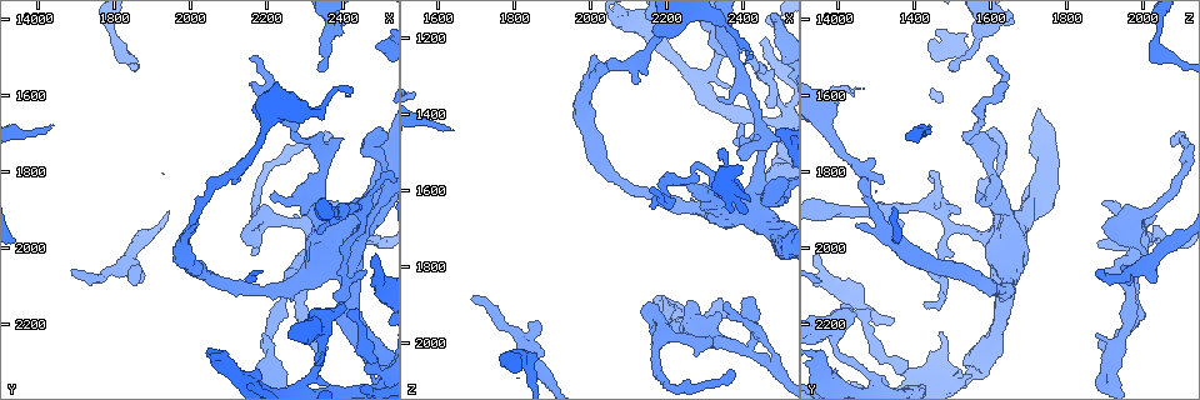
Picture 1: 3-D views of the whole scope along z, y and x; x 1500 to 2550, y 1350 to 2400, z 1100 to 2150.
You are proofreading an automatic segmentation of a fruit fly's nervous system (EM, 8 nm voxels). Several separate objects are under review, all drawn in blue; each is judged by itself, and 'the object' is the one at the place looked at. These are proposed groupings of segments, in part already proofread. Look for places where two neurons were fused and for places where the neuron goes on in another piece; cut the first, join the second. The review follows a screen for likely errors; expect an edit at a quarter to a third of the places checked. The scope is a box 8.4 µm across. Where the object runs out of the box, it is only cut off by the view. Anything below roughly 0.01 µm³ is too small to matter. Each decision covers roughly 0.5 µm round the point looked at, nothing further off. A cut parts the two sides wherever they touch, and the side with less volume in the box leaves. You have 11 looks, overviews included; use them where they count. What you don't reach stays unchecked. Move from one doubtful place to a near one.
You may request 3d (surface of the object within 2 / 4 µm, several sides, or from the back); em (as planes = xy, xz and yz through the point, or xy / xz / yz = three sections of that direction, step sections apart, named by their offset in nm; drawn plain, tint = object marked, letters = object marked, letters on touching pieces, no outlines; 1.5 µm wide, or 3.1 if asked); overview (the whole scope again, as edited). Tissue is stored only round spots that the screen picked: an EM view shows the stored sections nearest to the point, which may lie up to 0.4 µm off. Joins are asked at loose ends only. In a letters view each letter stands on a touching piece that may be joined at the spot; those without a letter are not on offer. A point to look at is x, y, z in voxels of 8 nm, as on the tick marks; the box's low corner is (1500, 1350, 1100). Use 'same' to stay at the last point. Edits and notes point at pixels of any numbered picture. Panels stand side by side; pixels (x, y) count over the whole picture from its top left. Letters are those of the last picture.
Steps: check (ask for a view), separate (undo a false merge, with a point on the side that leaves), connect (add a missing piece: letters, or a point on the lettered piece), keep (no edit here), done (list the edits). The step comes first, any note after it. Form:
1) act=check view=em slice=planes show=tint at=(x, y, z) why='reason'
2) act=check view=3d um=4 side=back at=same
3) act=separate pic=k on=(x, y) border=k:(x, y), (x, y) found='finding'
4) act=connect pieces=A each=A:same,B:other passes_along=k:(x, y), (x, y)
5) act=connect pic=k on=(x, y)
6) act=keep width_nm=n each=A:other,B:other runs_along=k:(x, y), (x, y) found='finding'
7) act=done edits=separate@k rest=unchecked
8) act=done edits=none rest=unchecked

act=check view=em slice=planes show=tint at=(2330, 2220, 1180) why='thick turns thin'

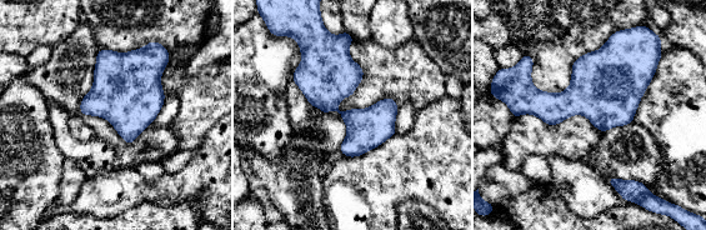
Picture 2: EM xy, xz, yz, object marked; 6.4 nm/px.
act=check view=em slice=planes show=letters at=same why='what lies round it'

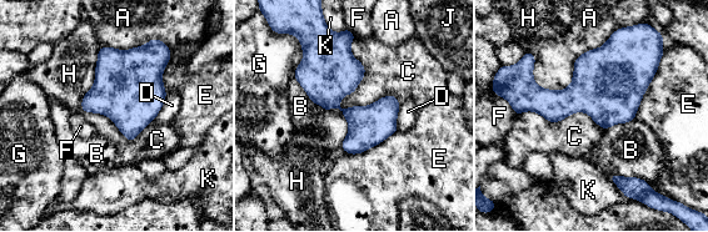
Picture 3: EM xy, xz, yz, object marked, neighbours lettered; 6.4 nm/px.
act=keep longest_contact=A:750nm each=A:other,B:other,C:other,D:other,E:other,F:other,G:other,H:other,J:other,K:other border=3:(354, 36), (399, 105) found='one neuron here'

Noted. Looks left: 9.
act=check view=3d um=4 side=back at=(2250, 2100, 1645) why='calibre changes'

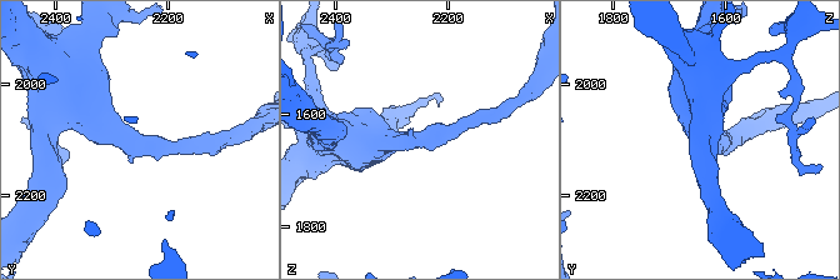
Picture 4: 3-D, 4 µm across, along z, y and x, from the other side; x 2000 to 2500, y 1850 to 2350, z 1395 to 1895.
act=check view=em slice=xz step=4 show=letters at=(2255, 2105, 1645) why='shape alone is not enough'

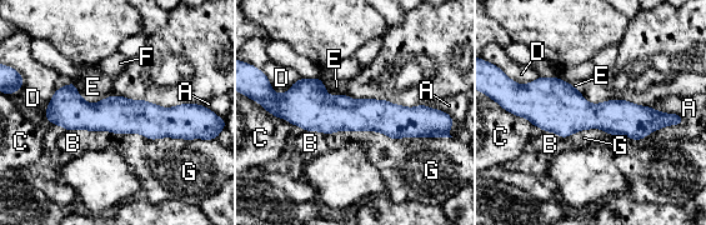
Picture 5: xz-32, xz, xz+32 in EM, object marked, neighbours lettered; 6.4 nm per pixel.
act=keep each=A:other,B:other,C:other,D:other,E:other,F:other,G:other border=5:(199, 138), (156, 138), (151, 140) found='continuous, no second neuron'

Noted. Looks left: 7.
act=check view=3d um=4 at=(2160, 1510, 1595) why='end of a long branch'

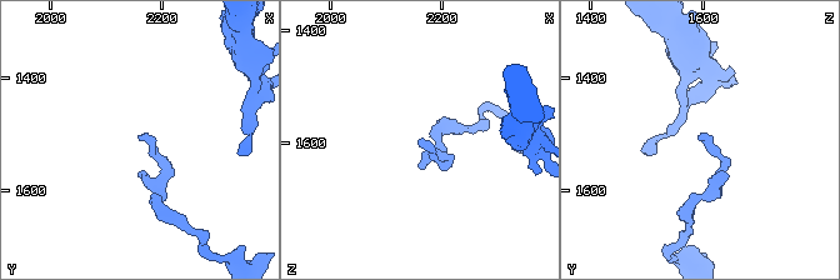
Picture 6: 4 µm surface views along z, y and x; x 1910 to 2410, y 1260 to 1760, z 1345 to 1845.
act=check view=em slice=planes show=letters at=(2155, 1505, 1595)

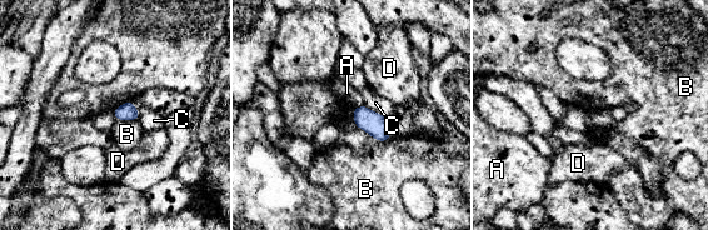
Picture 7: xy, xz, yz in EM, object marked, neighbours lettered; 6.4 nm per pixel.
act=keep width_nm=110 each=A:other,B:other,C:other,D:other border=7:(116, 119), (136, 120) found='no lettered piece goes on from it'

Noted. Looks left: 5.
act=check view=3d um=2 at=(2420, 1585, 1250) why='end of a long branch'

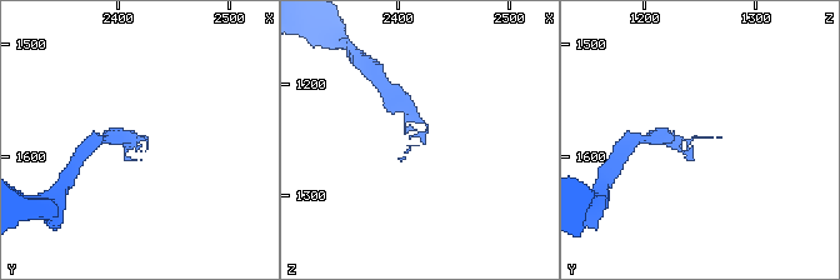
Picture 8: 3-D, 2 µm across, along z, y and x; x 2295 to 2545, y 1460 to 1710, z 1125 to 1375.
act=check view=em slice=planes show=letters at=(2426, 1582, 1246)

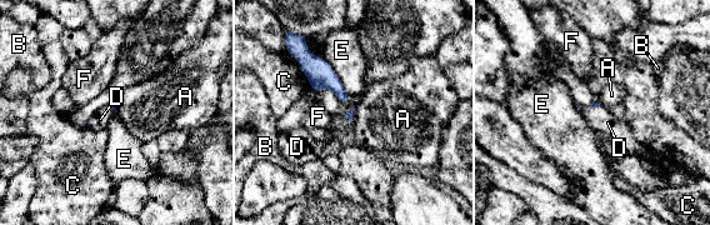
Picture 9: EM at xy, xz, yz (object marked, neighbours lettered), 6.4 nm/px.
act=connect pieces=D each=A:other,B:other,C:other,D:same,E:other,F:other passes_along=9:(320, 75), (346, 100), (333, 129) found='it goes on there'

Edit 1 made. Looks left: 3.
act=done edits=connect@9 rest=unchecked

